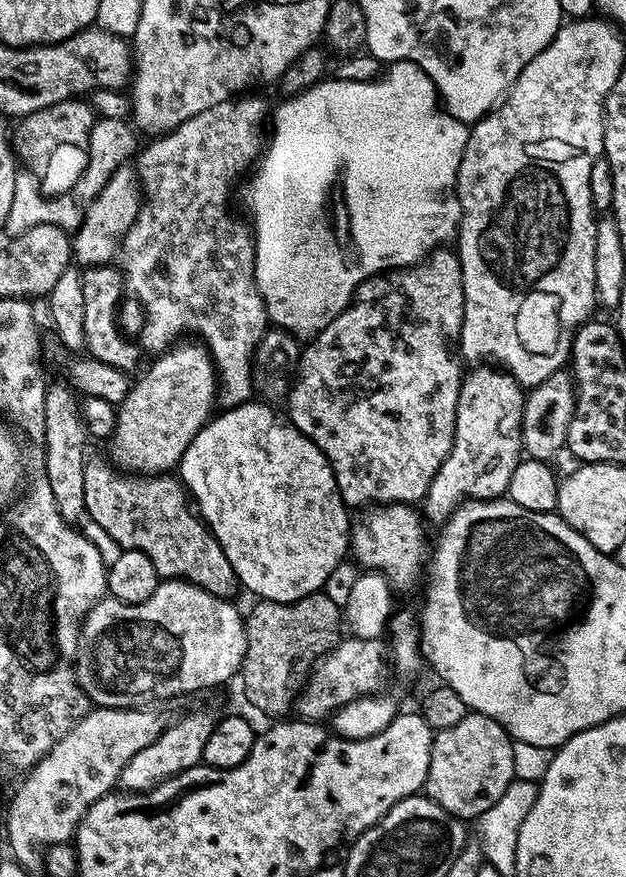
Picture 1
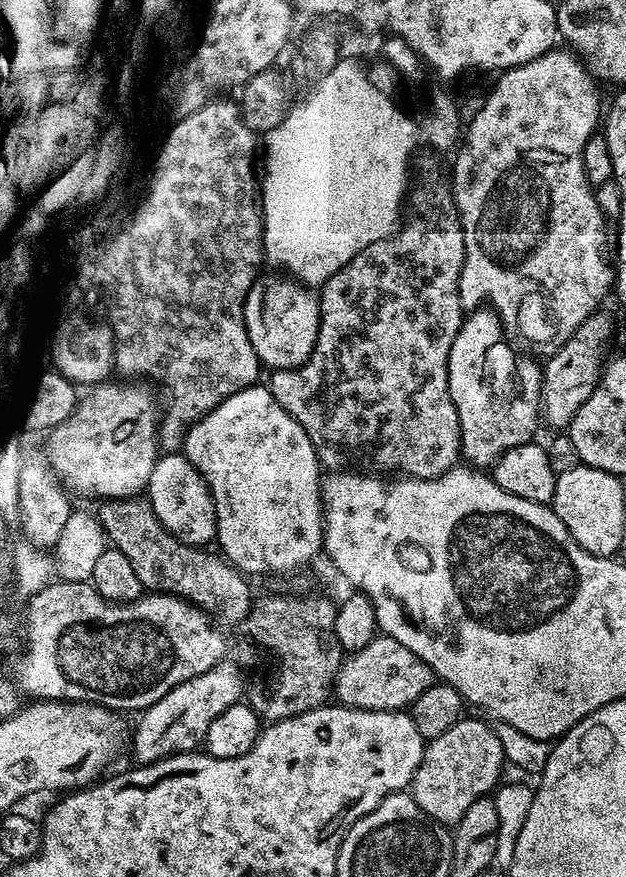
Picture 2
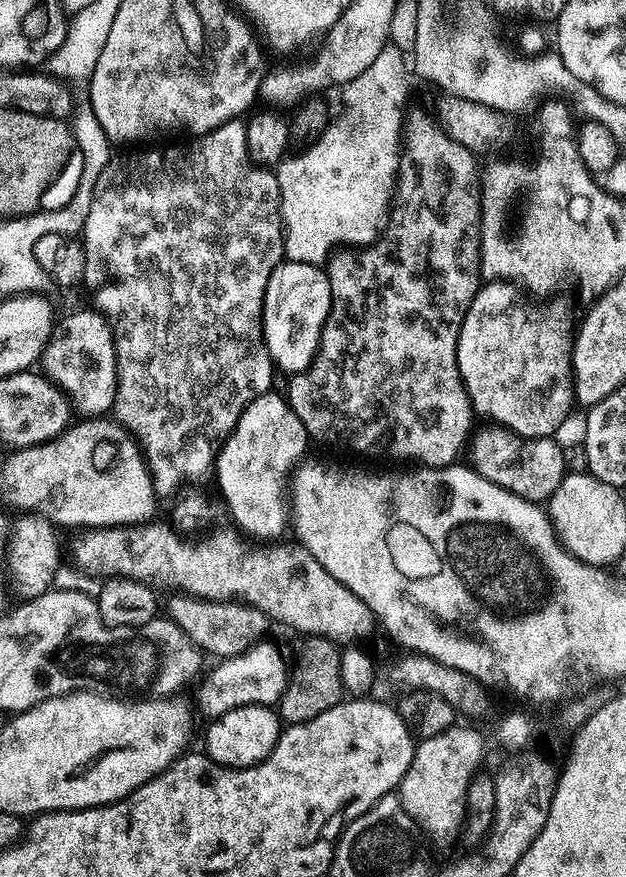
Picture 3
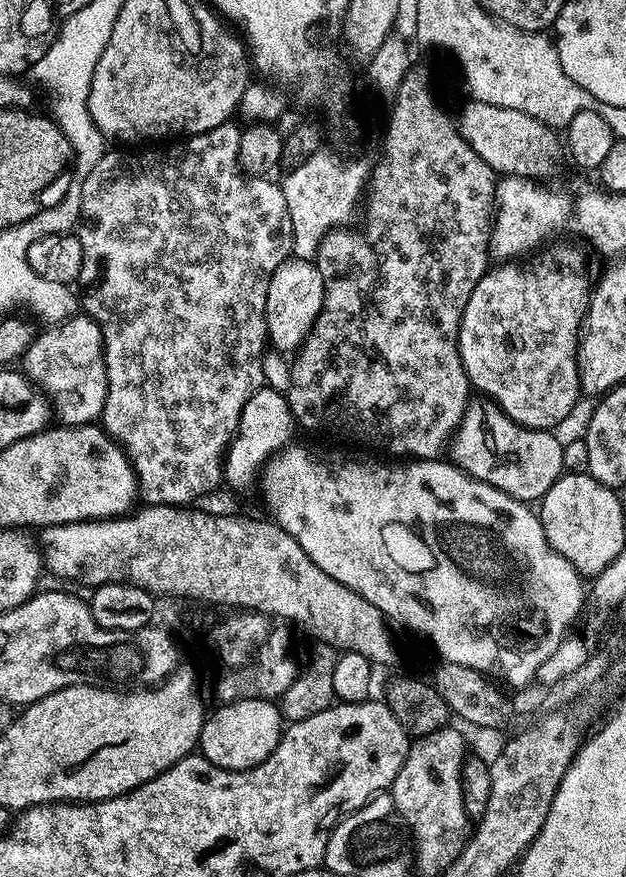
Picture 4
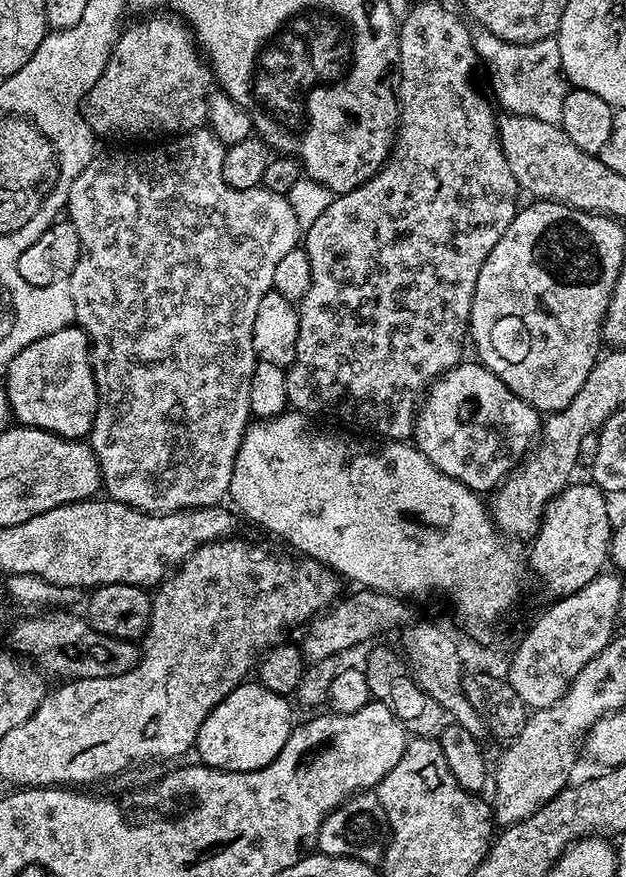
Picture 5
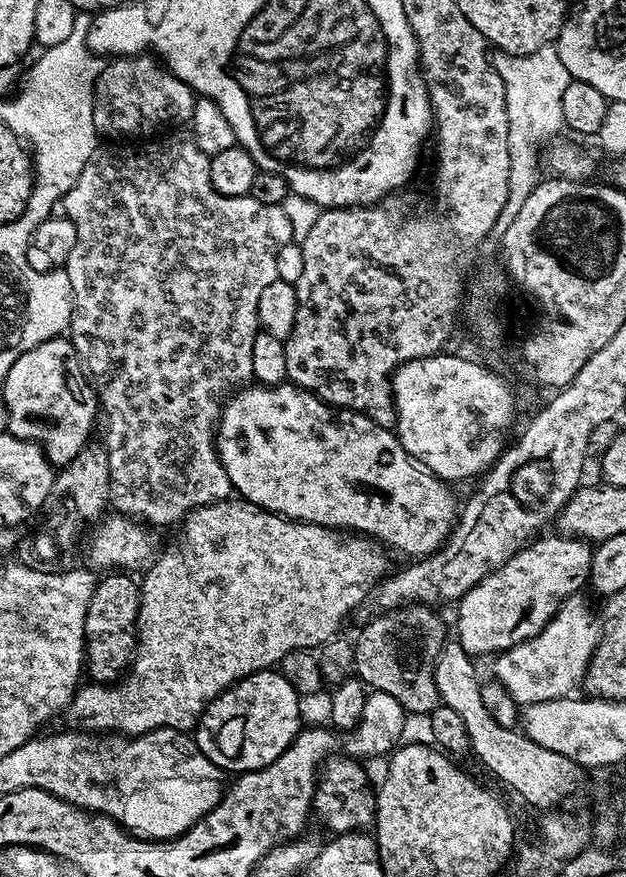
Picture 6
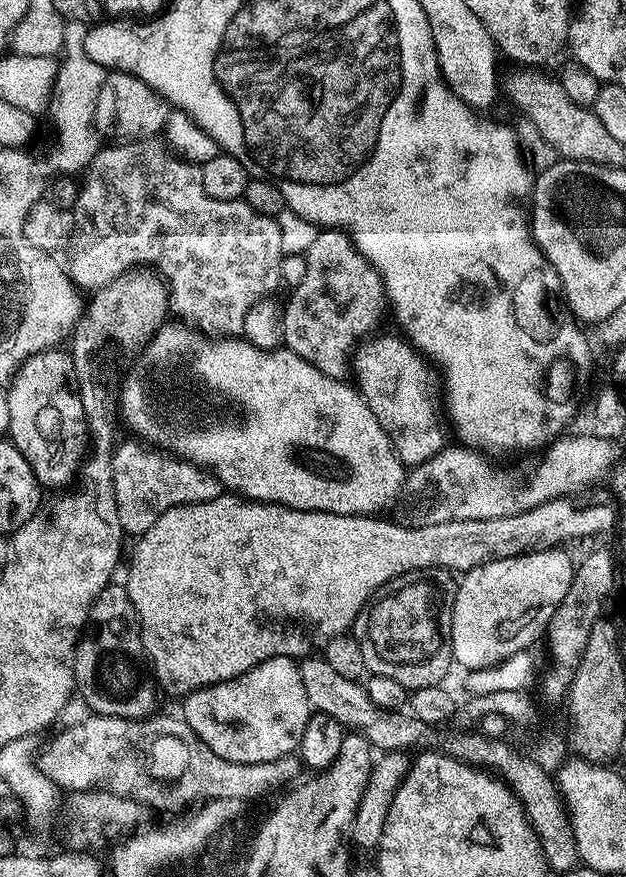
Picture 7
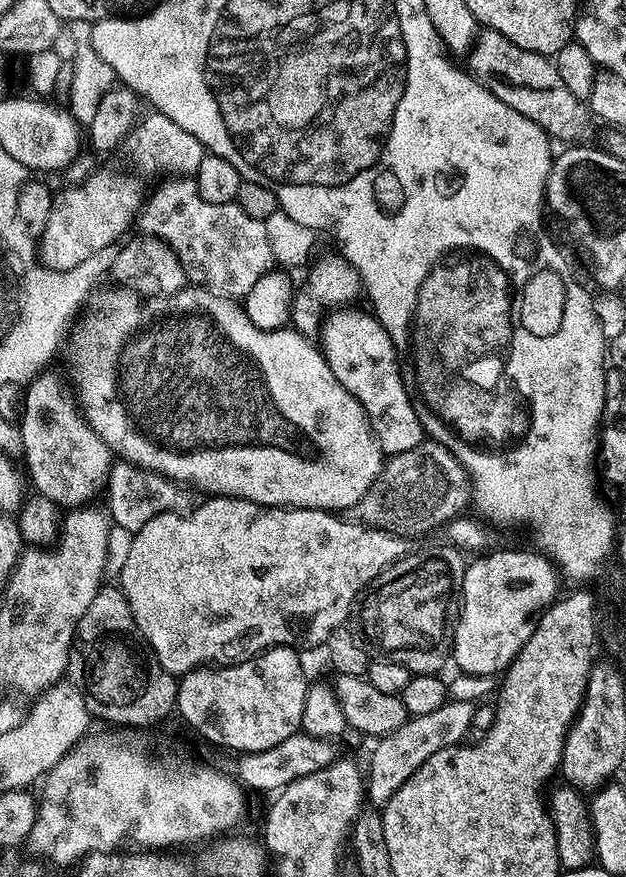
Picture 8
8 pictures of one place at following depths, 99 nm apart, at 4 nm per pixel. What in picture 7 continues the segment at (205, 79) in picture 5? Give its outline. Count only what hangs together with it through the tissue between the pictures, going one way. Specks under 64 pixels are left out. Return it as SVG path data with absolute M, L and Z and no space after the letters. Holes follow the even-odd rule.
M109 71L96 99L96 131L108 142L131 142L156 138L167 129L168 101L136 76L128 72Z

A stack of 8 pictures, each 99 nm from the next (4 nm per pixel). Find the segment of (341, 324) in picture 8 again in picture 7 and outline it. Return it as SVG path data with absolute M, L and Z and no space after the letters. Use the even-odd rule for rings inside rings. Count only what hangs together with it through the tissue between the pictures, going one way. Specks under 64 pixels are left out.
M386 336L382 340L374 338L359 345L354 356L354 376L356 372L354 382L360 395L370 406L374 418L378 418L378 426L382 426L382 430L387 434L388 441L396 451L400 463L405 466L415 466L434 458L446 447L444 424L436 413L442 408L442 384L437 373L436 376L432 373L433 365L413 348L407 339L397 336Z

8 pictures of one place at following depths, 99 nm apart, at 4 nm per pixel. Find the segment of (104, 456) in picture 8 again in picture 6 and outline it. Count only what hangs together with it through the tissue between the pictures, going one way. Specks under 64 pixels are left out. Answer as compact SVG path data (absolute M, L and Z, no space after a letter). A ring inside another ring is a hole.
M68 338L47 340L26 350L10 366L10 374L2 381L2 395L8 411L7 431L39 446L54 466L65 466L93 439L92 423L98 420L98 396L88 385L86 369L81 364L77 345Z

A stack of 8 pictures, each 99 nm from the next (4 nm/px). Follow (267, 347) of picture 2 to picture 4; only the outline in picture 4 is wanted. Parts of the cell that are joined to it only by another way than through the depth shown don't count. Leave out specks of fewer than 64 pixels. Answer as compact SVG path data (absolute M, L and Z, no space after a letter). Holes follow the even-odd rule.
M291 256L275 267L274 274L270 278L270 285L267 286L266 310L264 311L268 340L275 351L292 354L299 349L320 313L324 292L321 271L313 261Z

